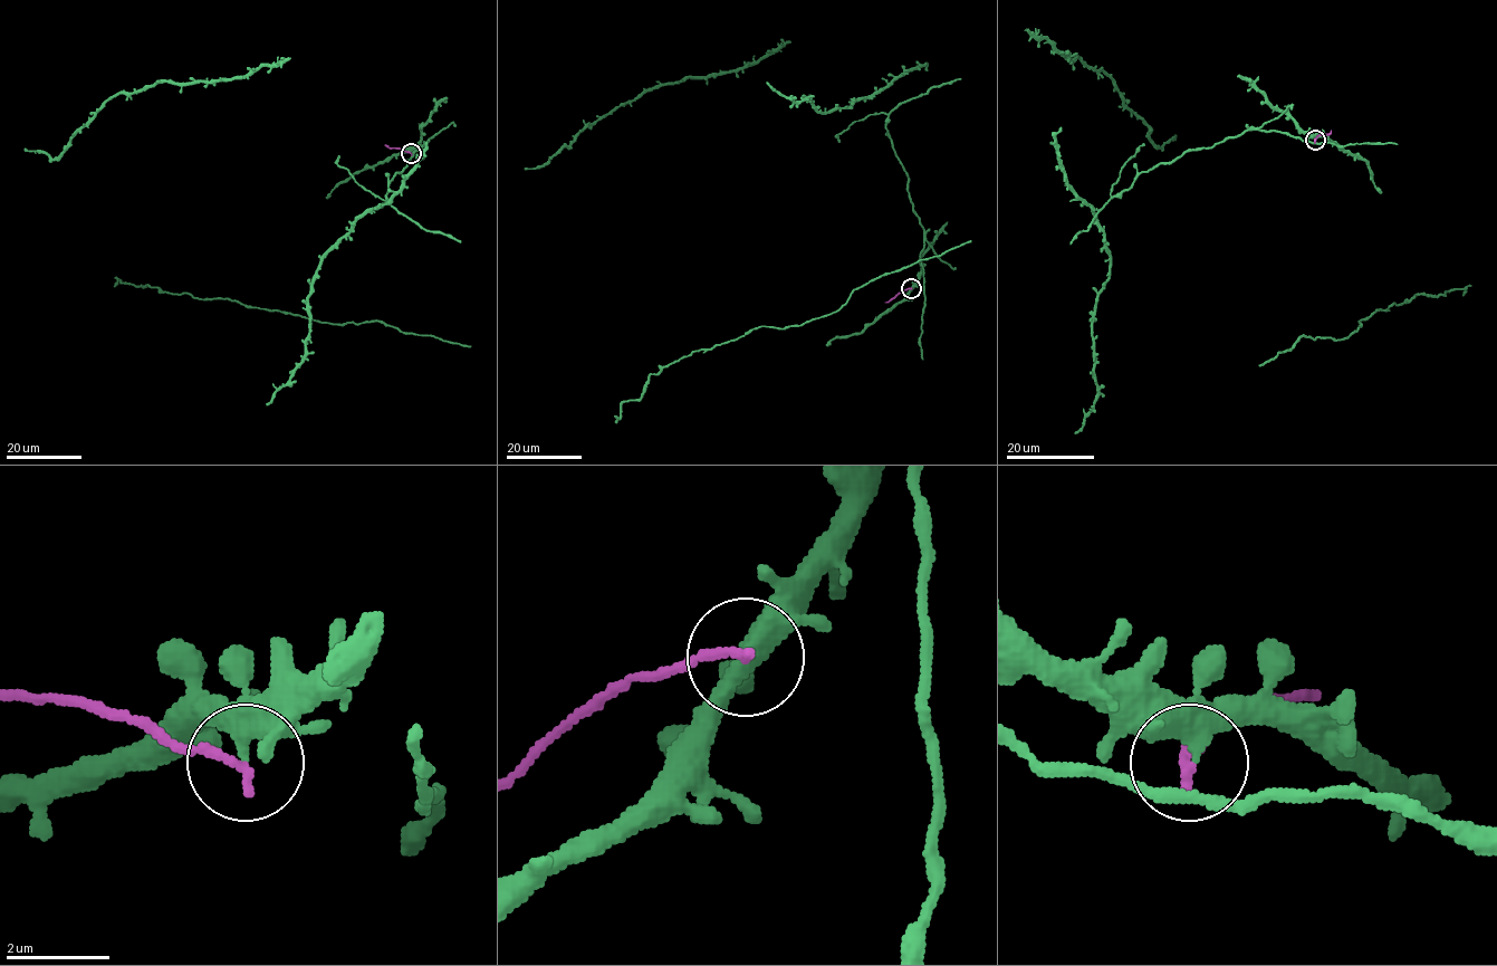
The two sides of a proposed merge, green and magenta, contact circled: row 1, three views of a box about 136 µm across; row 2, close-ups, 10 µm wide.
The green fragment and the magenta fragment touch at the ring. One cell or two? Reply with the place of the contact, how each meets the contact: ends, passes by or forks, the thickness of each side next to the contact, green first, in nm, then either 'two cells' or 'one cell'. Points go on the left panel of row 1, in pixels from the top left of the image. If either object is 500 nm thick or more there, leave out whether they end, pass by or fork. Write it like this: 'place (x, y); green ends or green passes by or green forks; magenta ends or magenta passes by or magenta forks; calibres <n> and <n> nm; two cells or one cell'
place (411, 153); green forks; magenta ends; calibres 240 and 200 nm; two cells

